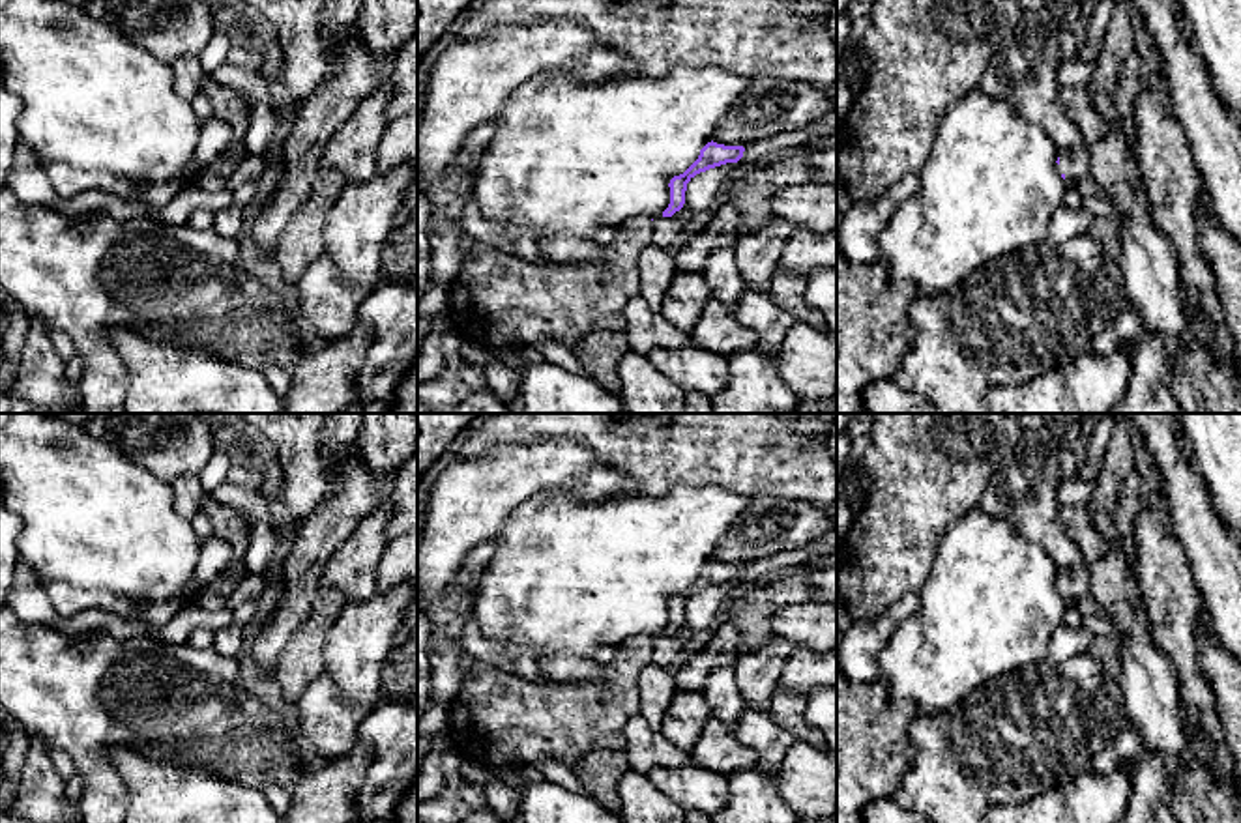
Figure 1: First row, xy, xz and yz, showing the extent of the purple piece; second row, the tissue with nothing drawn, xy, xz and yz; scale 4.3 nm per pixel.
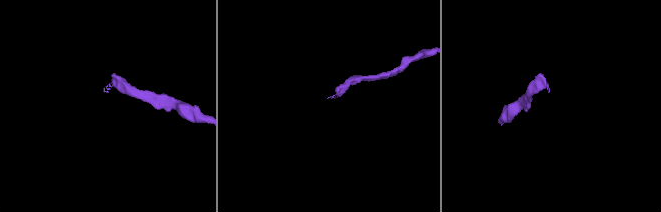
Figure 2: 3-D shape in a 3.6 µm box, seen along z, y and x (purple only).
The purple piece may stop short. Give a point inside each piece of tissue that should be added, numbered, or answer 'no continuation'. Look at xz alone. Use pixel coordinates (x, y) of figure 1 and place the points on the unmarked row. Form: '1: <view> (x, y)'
no continuation

